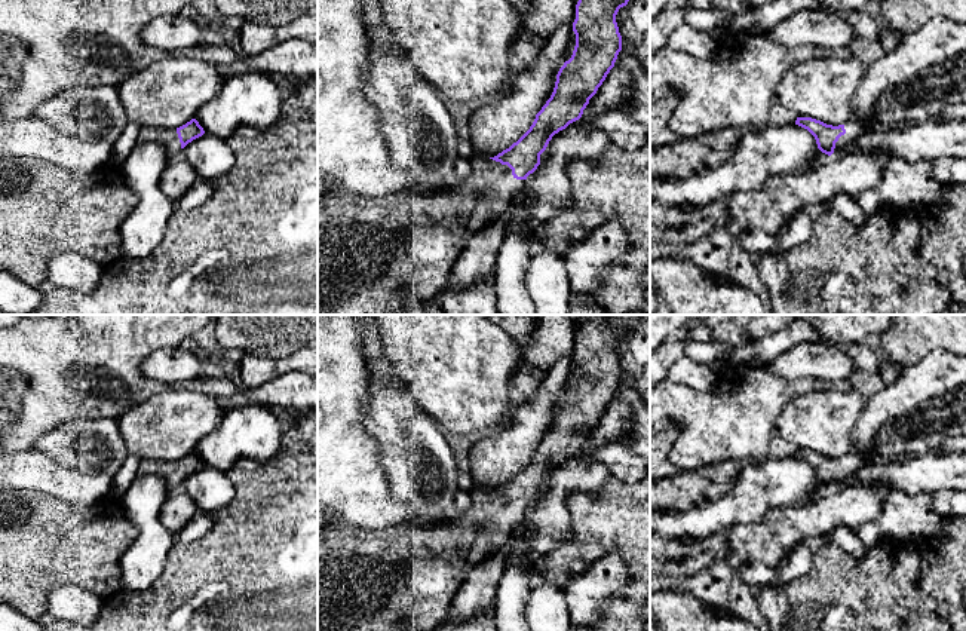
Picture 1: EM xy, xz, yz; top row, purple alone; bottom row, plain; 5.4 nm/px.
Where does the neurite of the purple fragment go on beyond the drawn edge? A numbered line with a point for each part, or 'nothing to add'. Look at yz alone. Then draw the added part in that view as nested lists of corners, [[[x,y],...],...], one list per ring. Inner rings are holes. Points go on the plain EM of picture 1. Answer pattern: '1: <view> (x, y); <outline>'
1: yz (853, 461); [[[856,451],[847,453],[844,456],[844,462],[846,462],[846,466],[841,468],[838,471],[838,474],[835,475],[834,484],[843,483],[849,475],[855,474],[856,471],[859,471],[865,465],[862,456]]]

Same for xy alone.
1: xy (166, 469); [[[141,460],[138,475],[157,475],[171,490],[181,488],[183,484],[177,462],[171,460]]]

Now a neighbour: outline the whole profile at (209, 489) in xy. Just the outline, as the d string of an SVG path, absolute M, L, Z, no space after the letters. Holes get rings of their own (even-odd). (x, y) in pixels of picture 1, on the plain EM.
M203 466L188 475L183 481L181 488L196 503L199 511L206 514L217 512L227 506L234 496L234 487L227 472L211 466Z

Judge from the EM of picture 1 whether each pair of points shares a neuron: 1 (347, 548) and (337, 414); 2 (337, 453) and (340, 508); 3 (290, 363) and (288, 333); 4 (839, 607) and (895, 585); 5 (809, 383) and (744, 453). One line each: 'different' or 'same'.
1: different
2: same
3: different
4: same
5: same

